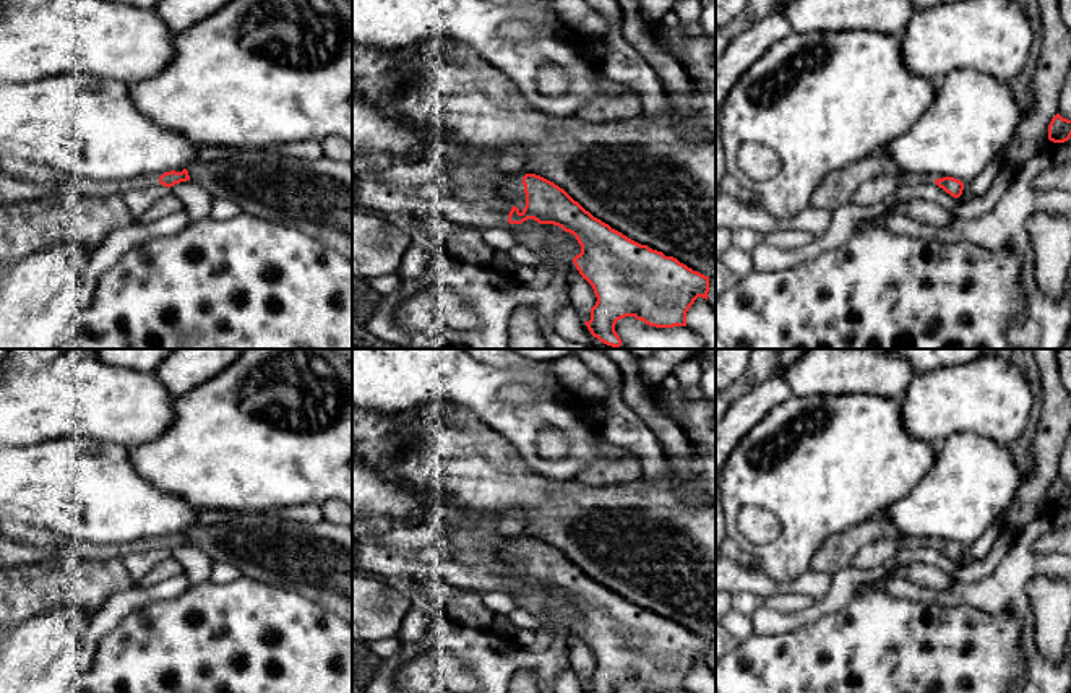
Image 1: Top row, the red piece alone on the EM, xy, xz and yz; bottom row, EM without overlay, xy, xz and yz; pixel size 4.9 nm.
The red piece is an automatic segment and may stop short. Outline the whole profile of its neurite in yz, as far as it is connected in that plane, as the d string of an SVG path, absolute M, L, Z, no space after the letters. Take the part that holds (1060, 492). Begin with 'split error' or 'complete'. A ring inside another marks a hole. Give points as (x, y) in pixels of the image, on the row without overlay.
complete; M1056 477L1048 489L1048 503L1053 506L1065 506L1071 501L1071 484Z

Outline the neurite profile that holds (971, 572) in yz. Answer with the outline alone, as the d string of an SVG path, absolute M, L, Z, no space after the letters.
M1003 527L1000 537L993 542L990 552L975 562L964 563L953 576L956 583L977 583L988 578L1001 563L1009 547L1013 545L1016 534Z

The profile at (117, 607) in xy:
M183 573L169 579L162 579L154 586L141 586L133 583L128 589L110 596L86 626L81 644L83 669L88 670L92 667L101 639L128 615L151 602L177 597L190 586L190 579Z

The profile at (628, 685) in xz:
M625 680L617 685L615 693L691 693L690 690L673 690L673 691L656 691L649 690L634 680Z

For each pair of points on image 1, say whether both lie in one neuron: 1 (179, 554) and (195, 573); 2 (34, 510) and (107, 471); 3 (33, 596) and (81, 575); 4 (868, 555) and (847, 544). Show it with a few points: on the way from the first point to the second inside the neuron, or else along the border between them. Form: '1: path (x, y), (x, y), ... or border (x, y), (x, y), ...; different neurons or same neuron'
1: path (184, 559), (193, 568); same neuron
2: path (52, 492), (57, 487), (90, 487); same neuron
3: path (44, 585), (70, 581); same neuron
4: border (885, 536), (868, 542), (851, 565); different neurons

